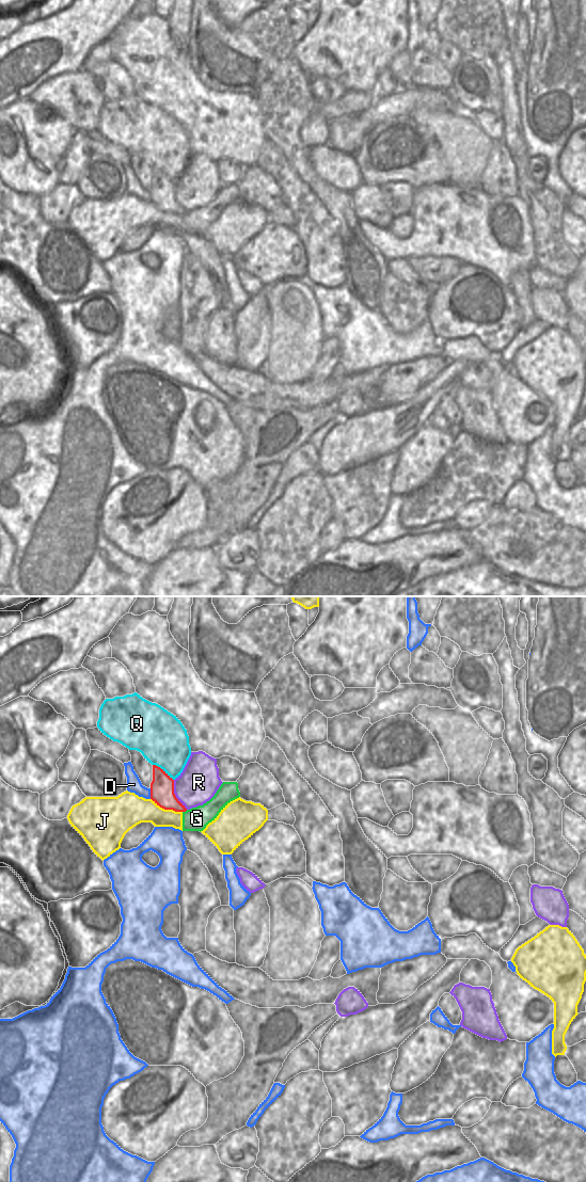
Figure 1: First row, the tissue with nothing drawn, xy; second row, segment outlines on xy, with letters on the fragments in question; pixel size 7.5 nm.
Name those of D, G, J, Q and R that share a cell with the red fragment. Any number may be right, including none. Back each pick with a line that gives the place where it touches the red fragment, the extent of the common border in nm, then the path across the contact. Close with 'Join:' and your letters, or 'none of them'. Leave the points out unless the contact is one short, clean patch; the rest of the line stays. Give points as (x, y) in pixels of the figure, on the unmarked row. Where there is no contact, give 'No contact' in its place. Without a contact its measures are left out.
Join: none of them

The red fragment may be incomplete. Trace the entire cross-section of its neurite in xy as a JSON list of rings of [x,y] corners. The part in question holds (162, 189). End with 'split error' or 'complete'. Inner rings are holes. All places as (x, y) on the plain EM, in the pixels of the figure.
[[[153,167],[151,202],[164,212],[186,214],[185,208],[174,196],[174,182],[160,170]]] | complete

